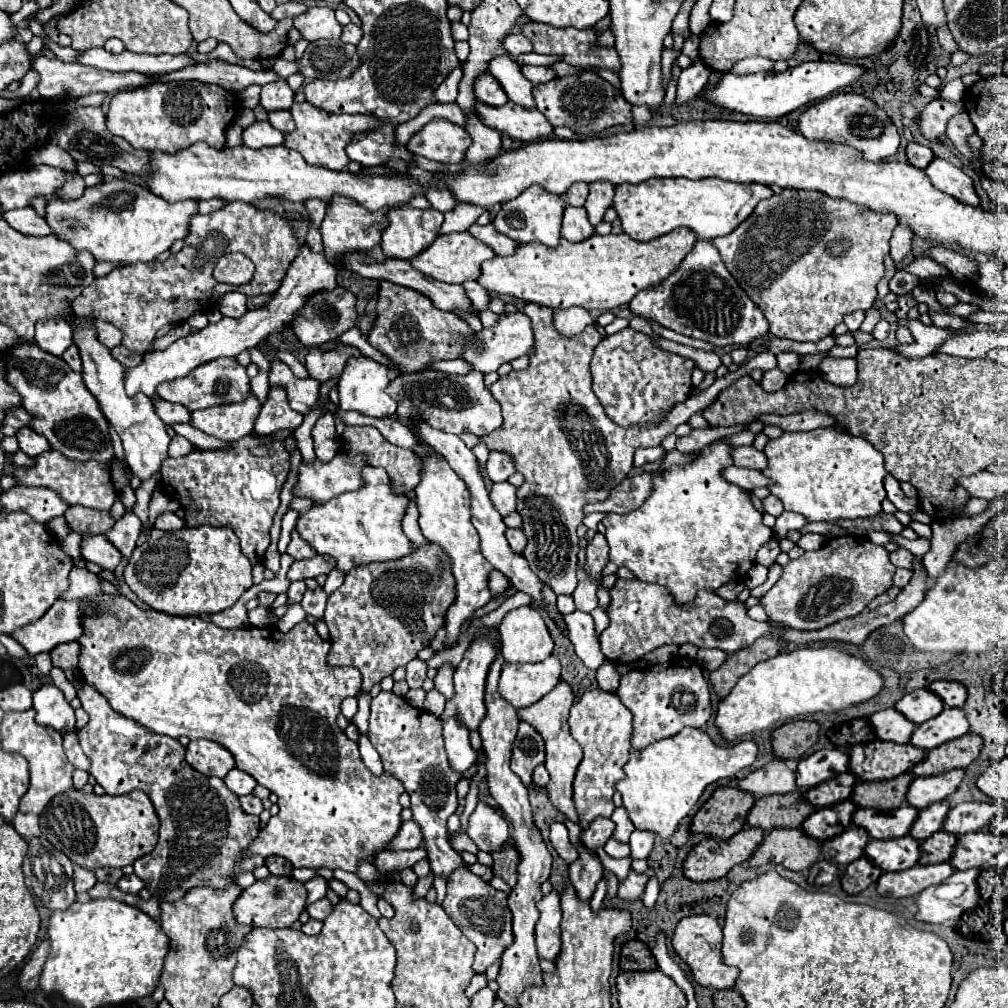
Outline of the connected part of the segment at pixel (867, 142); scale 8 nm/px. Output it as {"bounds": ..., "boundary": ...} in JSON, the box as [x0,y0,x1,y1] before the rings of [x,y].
{"bounds":[800,92,900,160],"boundary":[[[840,92],[834,94],[832,98],[826,98],[814,106],[810,106],[802,116],[800,116],[800,132],[808,140],[830,140],[830,142],[840,142],[848,144],[864,154],[866,160],[884,160],[892,154],[896,154],[900,146],[900,136],[896,126],[892,124],[890,116],[870,98],[858,96],[858,94],[848,94]]]}

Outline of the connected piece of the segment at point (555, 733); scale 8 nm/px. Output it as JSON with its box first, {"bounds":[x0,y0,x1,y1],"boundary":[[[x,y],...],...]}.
{"bounds":[518,680,582,824],"boundary":[[[560,680],[556,684],[556,688],[550,694],[546,694],[540,702],[532,704],[530,708],[518,710],[518,716],[520,716],[520,720],[530,722],[542,734],[542,738],[546,742],[546,770],[550,772],[548,796],[550,796],[552,804],[560,812],[564,812],[572,822],[580,824],[580,818],[578,818],[578,812],[576,812],[576,806],[572,800],[572,782],[574,782],[576,768],[582,760],[582,750],[580,750],[580,744],[572,738],[570,726],[568,726],[568,712],[570,712],[572,704],[574,704],[572,686],[568,686],[568,682],[564,682],[564,680]]]}

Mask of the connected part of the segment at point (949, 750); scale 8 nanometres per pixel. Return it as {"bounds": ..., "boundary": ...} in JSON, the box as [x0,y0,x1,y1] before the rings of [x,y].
{"bounds":[910,732,982,776],"boundary":[[[968,732],[944,746],[938,746],[936,750],[930,750],[924,762],[916,764],[910,772],[914,776],[932,776],[954,768],[966,768],[980,756],[980,750],[982,750],[980,736]]]}

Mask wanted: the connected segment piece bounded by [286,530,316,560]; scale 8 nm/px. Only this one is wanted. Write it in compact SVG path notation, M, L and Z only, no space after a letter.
M296 530L292 532L292 540L288 544L288 550L286 550L294 560L304 560L304 558L312 558L316 554L316 550L312 546L308 546L298 534Z

